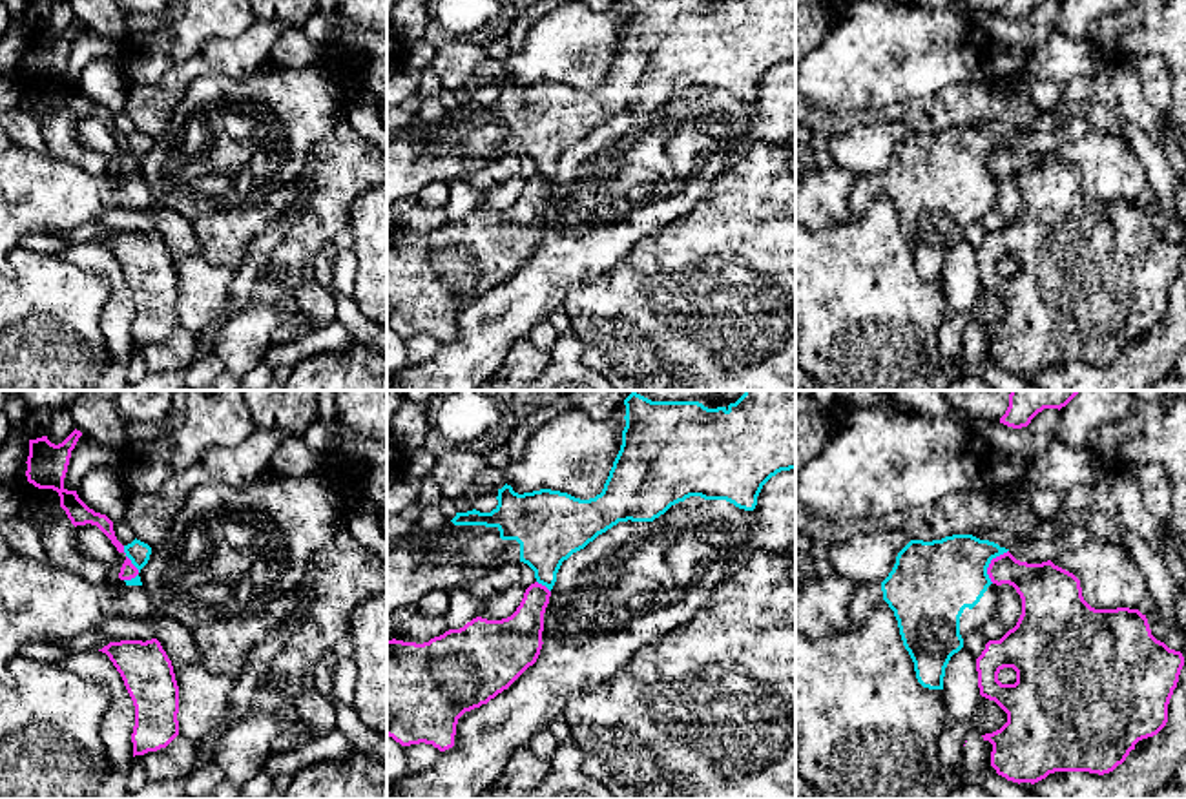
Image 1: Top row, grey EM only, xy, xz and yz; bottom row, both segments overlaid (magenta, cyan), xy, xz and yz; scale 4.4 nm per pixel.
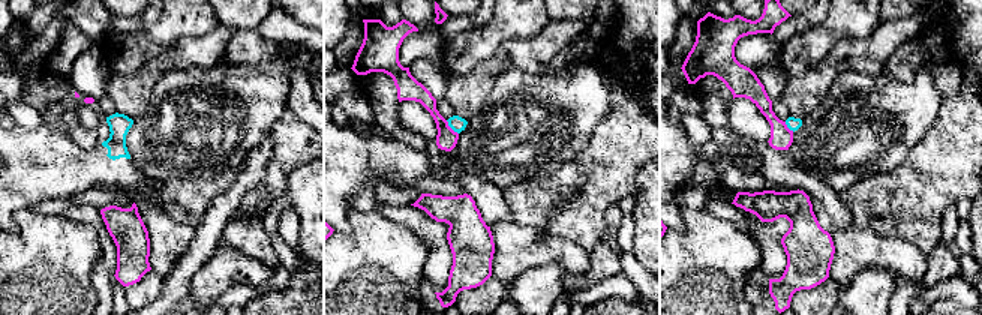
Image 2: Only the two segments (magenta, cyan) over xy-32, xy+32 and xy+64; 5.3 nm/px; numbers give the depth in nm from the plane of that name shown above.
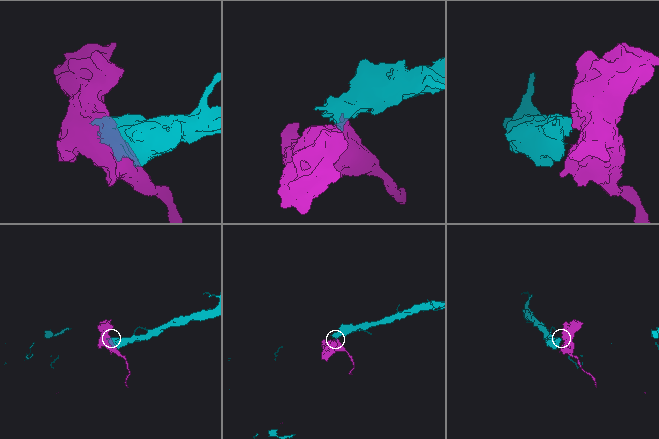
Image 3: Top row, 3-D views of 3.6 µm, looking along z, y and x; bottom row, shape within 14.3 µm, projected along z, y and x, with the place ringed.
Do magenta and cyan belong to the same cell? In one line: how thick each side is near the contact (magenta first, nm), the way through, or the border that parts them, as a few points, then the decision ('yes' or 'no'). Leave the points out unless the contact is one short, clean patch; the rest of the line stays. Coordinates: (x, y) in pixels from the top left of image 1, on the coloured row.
70/100 nm | along xy (123, 546), (123, 551), (137, 570), (130, 581) | no

